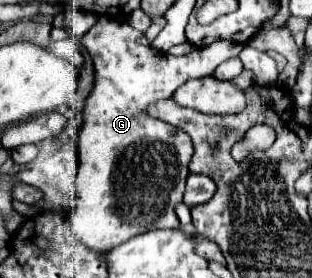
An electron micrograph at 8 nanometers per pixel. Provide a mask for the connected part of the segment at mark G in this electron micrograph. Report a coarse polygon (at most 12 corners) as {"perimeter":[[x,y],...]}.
{"perimeter":[[118,17],[96,85],[70,227],[92,251],[176,229],[192,141],[142,109],[242,51],[174,57]]}

